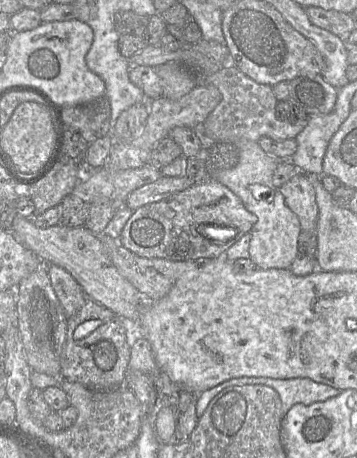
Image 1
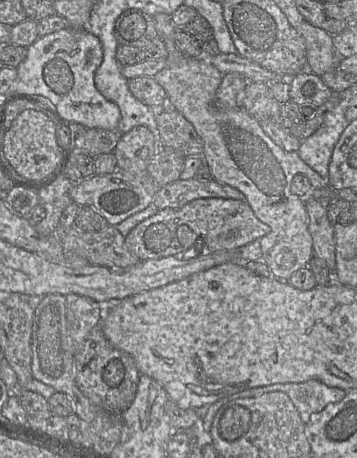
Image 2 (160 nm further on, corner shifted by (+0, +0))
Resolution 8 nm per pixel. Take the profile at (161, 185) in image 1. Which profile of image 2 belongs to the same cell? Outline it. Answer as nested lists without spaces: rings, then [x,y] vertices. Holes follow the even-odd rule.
[[[178,179],[165,186],[159,187],[152,204],[159,210],[165,208],[180,208],[199,198],[223,198],[245,200],[244,195],[236,188],[219,183],[214,179],[199,181]]]

